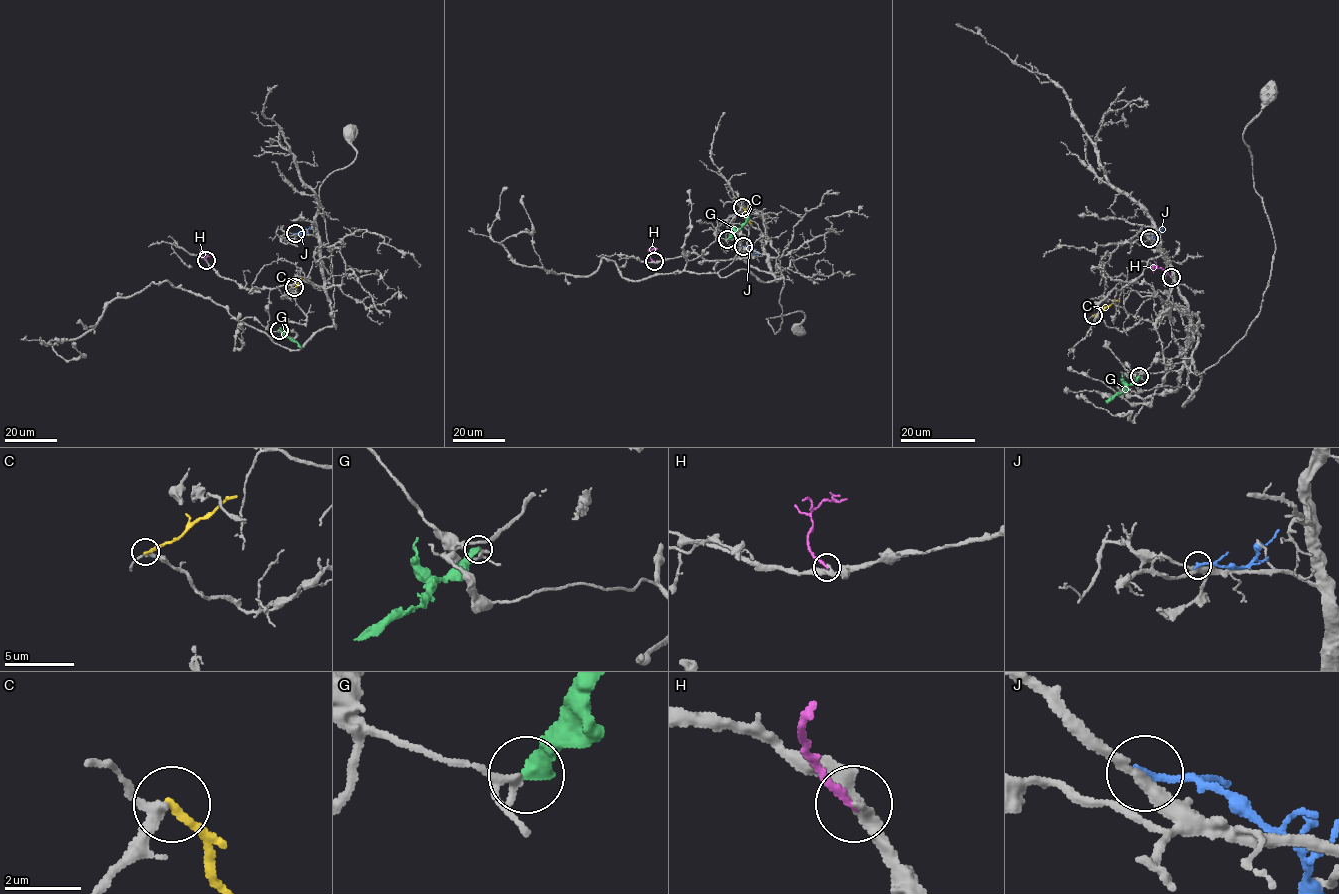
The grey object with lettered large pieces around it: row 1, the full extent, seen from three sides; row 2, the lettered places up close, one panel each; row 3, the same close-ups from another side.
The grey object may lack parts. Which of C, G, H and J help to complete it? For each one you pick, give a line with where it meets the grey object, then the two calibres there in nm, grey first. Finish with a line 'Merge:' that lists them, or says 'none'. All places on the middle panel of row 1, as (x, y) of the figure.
H: contact (654, 261); calibres 260 and 180 nm
Merge: H

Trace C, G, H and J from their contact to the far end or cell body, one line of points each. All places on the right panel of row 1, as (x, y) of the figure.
C: (1092, 315), (1118, 300)
G: (1139, 376), (1106, 402)
H: (1171, 276), (1154, 266), (1152, 271)
J: (1149, 238), (1154, 238), (1162, 228)

